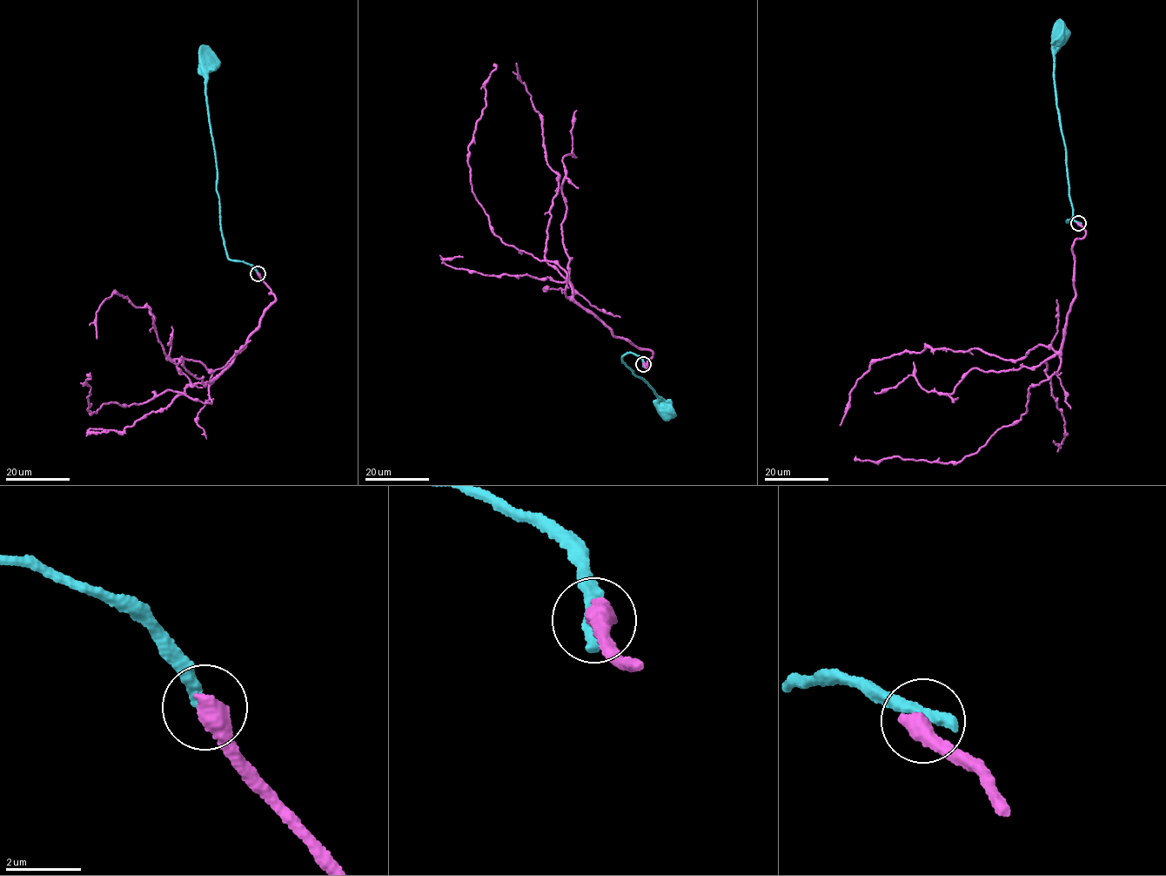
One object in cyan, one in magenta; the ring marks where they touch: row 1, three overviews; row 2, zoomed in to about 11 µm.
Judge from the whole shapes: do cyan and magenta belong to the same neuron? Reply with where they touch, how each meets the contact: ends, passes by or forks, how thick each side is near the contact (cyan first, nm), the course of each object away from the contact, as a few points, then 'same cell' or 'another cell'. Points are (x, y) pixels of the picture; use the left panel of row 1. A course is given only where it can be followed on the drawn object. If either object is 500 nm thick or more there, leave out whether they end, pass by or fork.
place (257, 273); calibres 440 and 550 nm; course cyan (257, 273), (248, 264), (231, 260), (227, 256), (222, 237), (213, 140), (206, 97), (207, 64); course magenta (257, 273), (275, 300), (210, 385), (211, 403), (168, 390), (91, 414), (86, 373); another cell

